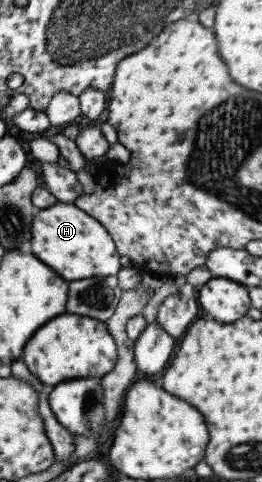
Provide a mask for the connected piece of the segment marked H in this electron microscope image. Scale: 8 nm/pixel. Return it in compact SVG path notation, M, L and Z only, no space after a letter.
M55 202L33 216L31 223L31 253L39 257L65 281L77 281L87 277L107 277L120 270L115 244L106 229L71 203Z

